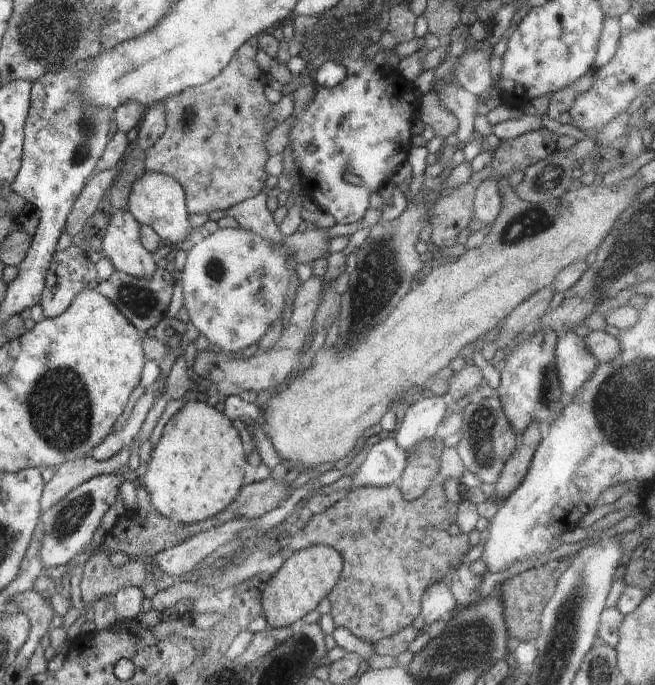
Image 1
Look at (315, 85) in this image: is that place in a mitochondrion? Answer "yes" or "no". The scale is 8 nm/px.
no

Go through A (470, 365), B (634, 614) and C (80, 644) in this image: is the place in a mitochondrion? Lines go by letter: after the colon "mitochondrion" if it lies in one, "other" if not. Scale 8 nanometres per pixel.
A: other
B: other
C: other

